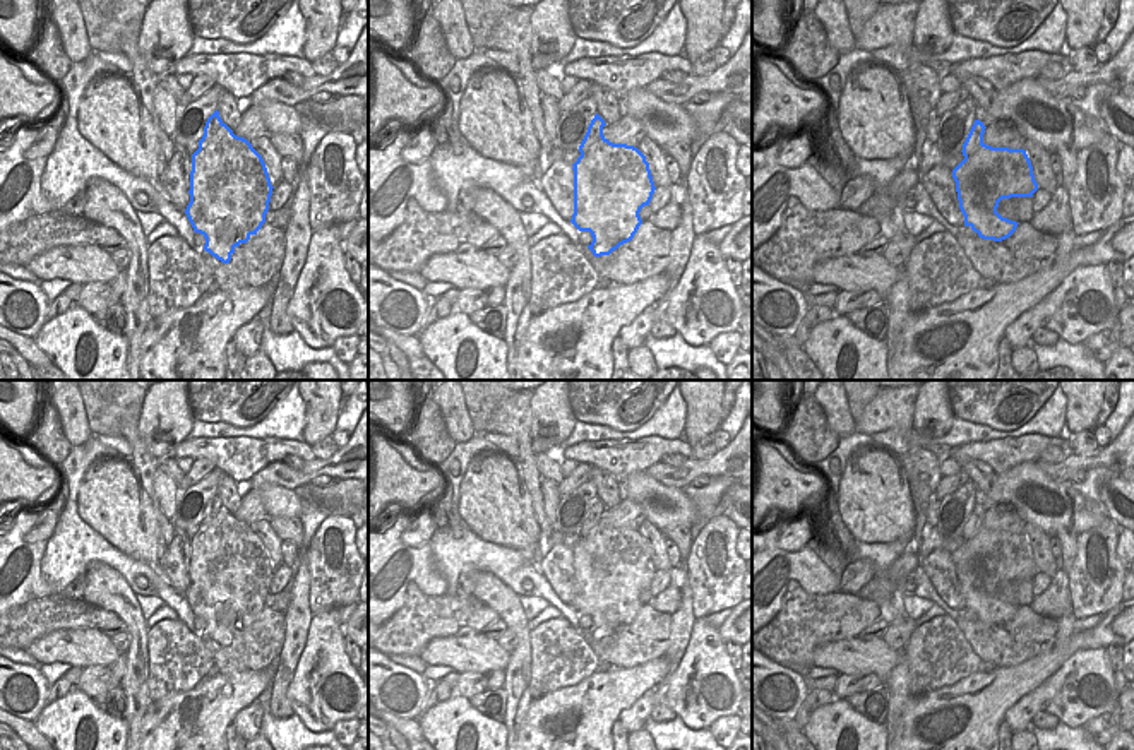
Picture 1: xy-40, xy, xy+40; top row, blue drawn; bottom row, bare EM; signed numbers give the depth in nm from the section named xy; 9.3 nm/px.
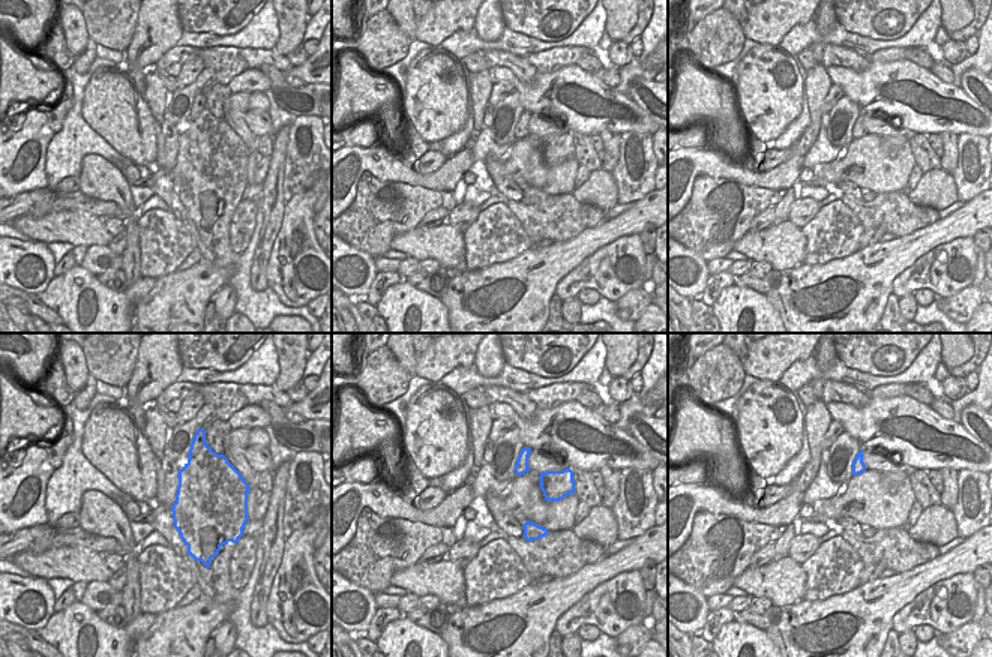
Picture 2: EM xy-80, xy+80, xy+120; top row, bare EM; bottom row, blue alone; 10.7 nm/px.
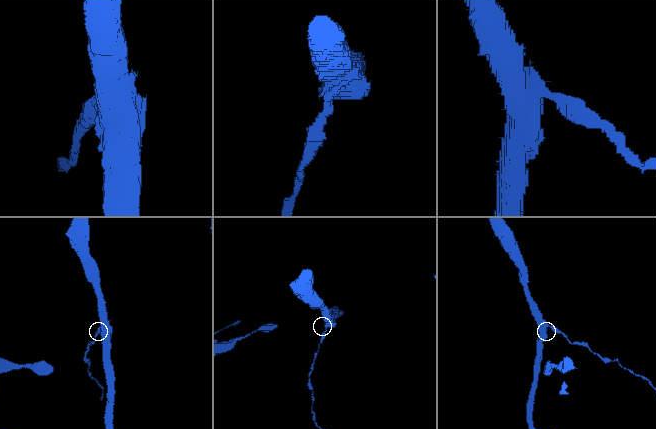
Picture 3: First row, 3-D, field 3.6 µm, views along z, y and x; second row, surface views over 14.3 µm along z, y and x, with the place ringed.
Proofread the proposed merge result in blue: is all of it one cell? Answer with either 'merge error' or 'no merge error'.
merge error

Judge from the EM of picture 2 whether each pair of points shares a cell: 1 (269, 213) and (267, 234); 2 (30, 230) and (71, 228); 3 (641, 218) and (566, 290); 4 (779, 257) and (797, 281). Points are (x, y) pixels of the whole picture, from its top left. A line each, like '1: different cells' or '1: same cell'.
1: same cell
2: same cell
3: different cells
4: different cells

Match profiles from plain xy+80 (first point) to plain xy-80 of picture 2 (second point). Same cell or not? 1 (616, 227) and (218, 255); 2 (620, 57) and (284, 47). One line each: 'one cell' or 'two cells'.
1: two cells
2: two cells

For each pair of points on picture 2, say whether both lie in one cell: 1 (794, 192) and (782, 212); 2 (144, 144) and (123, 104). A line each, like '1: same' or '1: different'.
1: same
2: same

